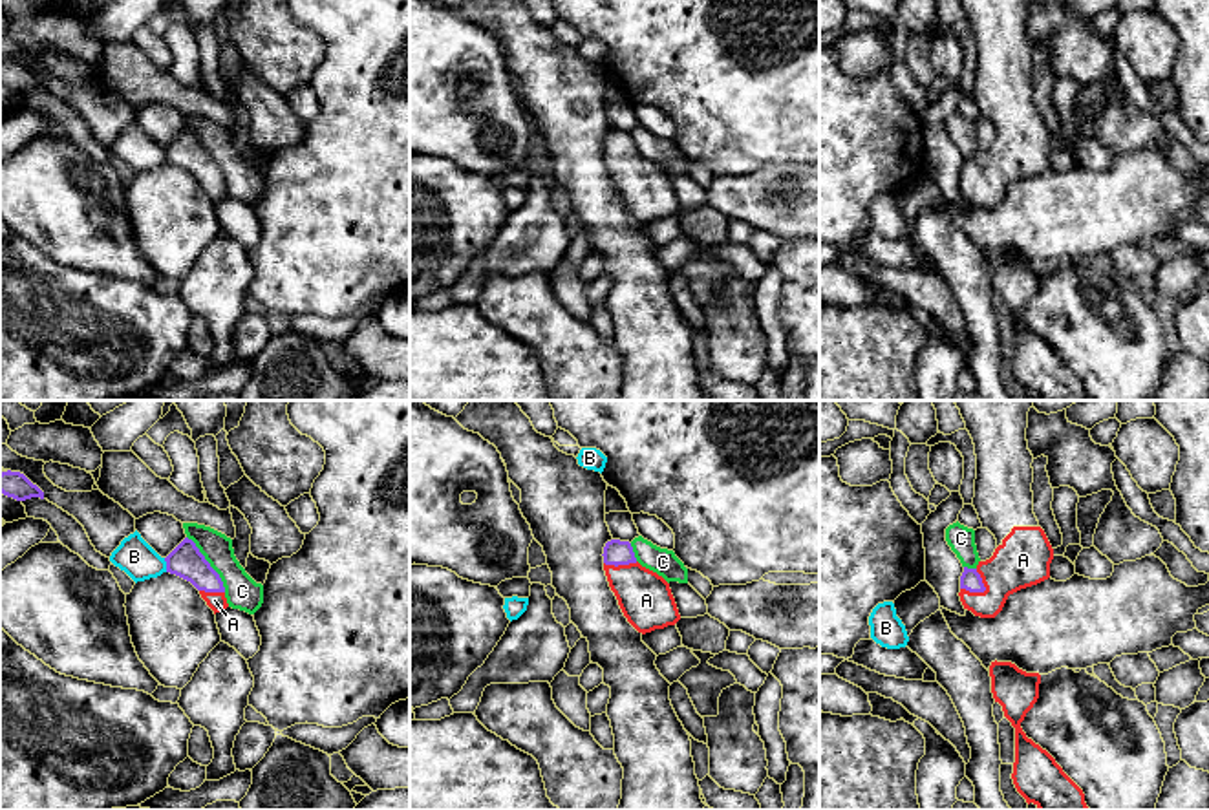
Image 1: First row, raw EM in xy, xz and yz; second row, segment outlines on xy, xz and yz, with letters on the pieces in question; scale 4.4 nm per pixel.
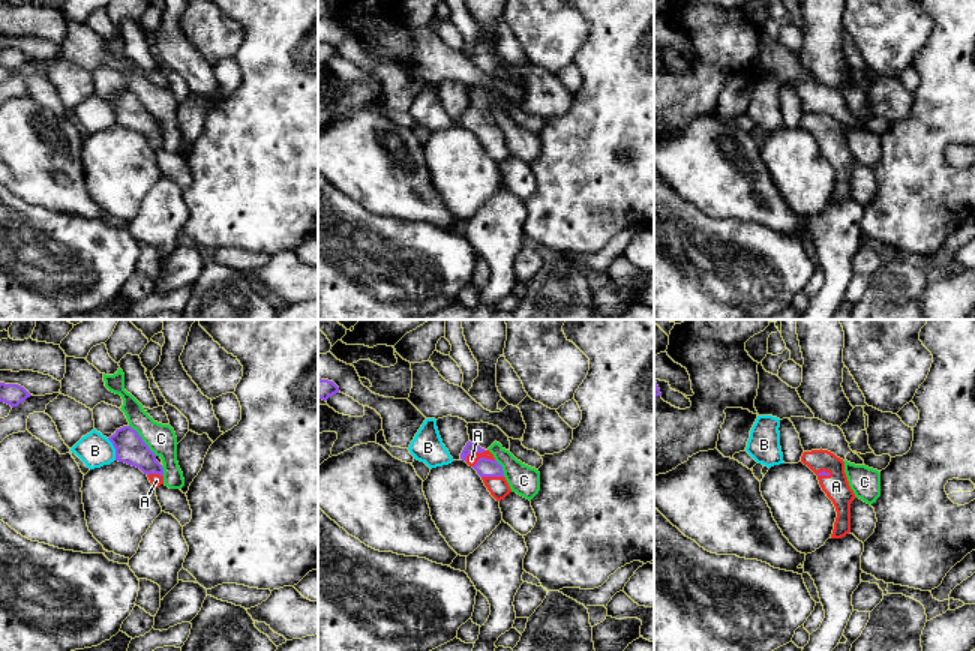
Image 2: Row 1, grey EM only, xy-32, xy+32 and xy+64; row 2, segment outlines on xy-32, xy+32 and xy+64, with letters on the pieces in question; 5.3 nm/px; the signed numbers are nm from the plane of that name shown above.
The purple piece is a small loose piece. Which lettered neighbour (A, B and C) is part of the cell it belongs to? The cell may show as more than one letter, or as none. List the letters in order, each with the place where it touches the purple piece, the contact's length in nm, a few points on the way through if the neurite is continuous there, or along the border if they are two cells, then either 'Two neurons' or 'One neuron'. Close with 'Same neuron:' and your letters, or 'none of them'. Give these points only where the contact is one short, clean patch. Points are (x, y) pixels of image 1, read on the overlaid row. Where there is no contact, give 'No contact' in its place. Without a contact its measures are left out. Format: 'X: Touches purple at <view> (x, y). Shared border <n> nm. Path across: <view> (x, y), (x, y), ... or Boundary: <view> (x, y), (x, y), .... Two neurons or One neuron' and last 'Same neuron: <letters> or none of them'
A: Touches purple at yz (983, 591). Shared border 120 nm. Path across: yz (970, 580), (983, 591), (1023, 560). One neuron
B: Touches purple at xy (167, 565). Shared border 70 nm. Two neurons
C: Touches purple at xy (209, 564). Shared border 300 nm. Two neurons
Same neuron: A

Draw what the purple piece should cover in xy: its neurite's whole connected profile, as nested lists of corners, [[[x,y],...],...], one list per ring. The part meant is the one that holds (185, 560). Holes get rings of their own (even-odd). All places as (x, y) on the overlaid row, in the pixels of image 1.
[[[185,538],[165,561],[166,572],[190,581],[214,614],[229,607],[219,574],[210,567],[192,539]]]

